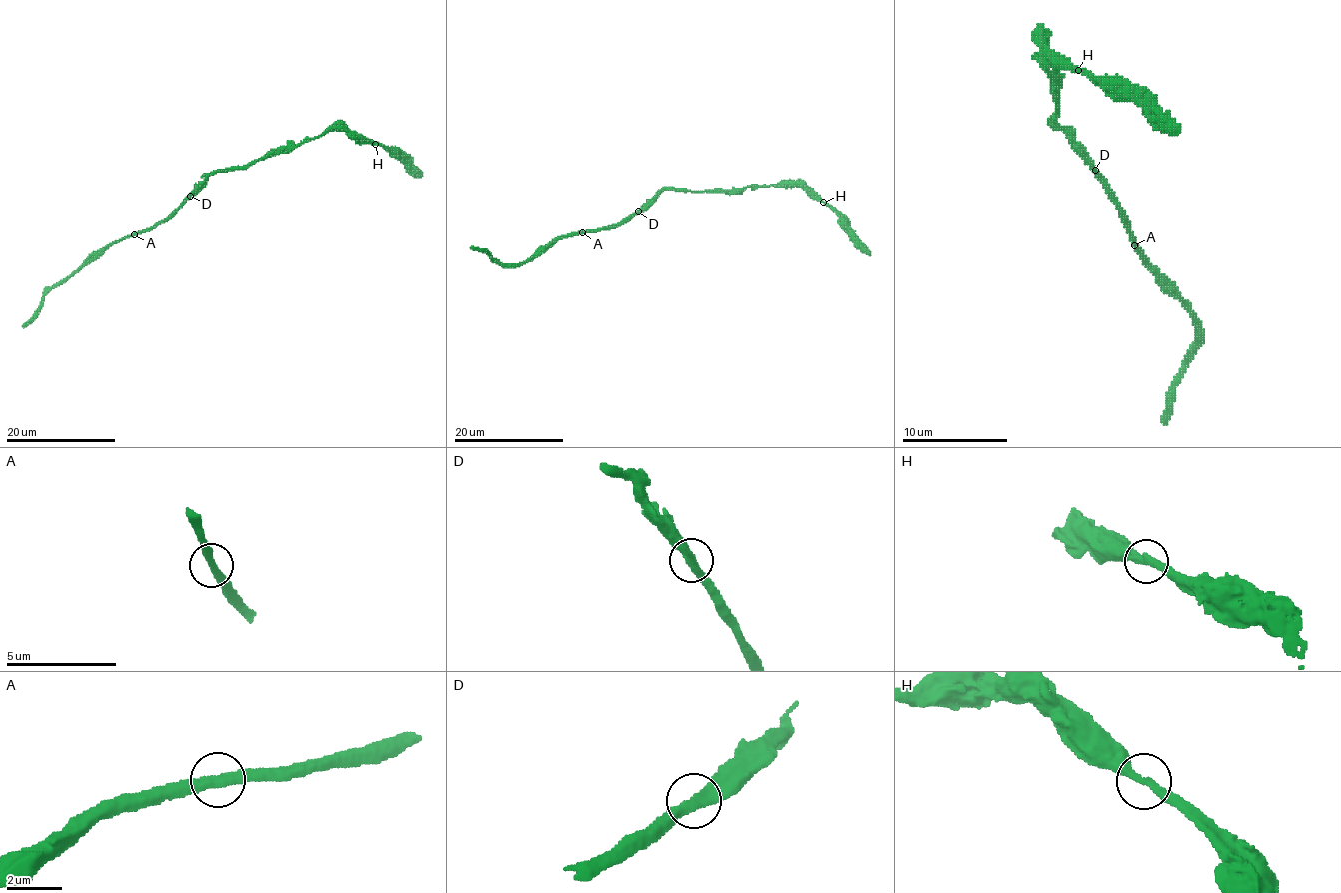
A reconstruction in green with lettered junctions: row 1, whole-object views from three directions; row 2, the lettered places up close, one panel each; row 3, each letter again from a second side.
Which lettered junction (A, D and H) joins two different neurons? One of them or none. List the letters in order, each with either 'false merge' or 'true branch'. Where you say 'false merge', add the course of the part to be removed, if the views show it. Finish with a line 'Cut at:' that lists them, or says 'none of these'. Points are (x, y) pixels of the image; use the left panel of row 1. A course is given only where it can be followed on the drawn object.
A: true branch
D: true branch
H: true branch
Cut at: none of these

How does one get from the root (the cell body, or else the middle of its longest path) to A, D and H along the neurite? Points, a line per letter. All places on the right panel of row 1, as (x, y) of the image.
A: (1061, 129), (1072, 148), (1093, 169), (1106, 193), (1117, 203), (1135, 245)
D: (1061, 129), (1069, 143), (1095, 169)
H: (1061, 129), (1053, 124), (1056, 82), (1048, 74), (1048, 58), (1043, 43), (1061, 61), (1077, 69)

